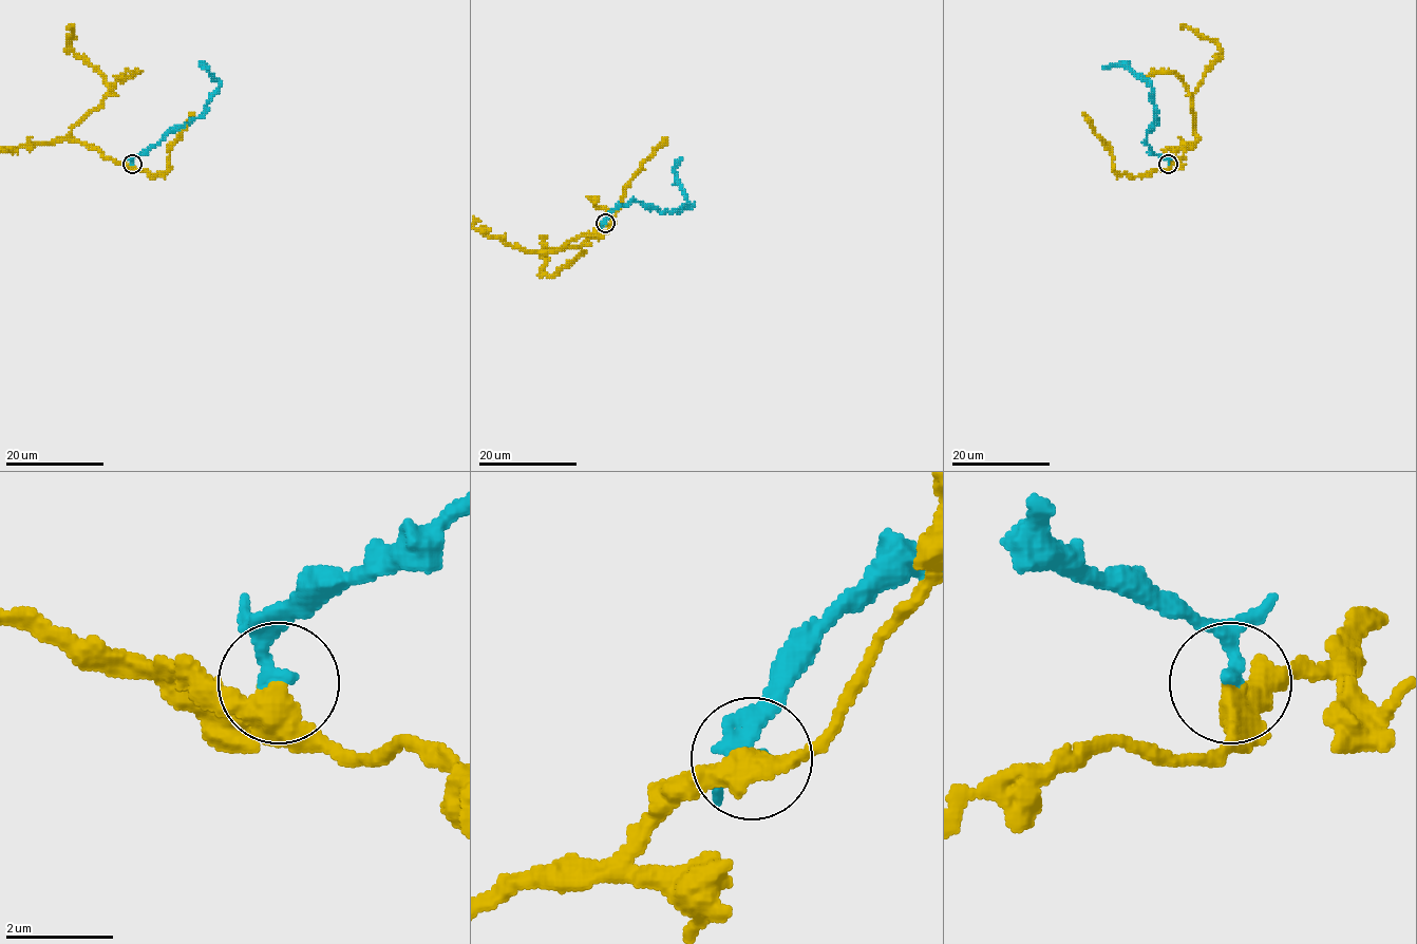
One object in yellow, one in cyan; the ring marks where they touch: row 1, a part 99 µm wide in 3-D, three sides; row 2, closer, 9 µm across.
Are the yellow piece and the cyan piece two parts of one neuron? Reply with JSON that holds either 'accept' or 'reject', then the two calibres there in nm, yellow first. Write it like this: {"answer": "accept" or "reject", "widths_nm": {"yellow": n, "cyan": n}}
{"answer": "accept", "widths_nm": {"yellow": 320, "cyan": 200}}

